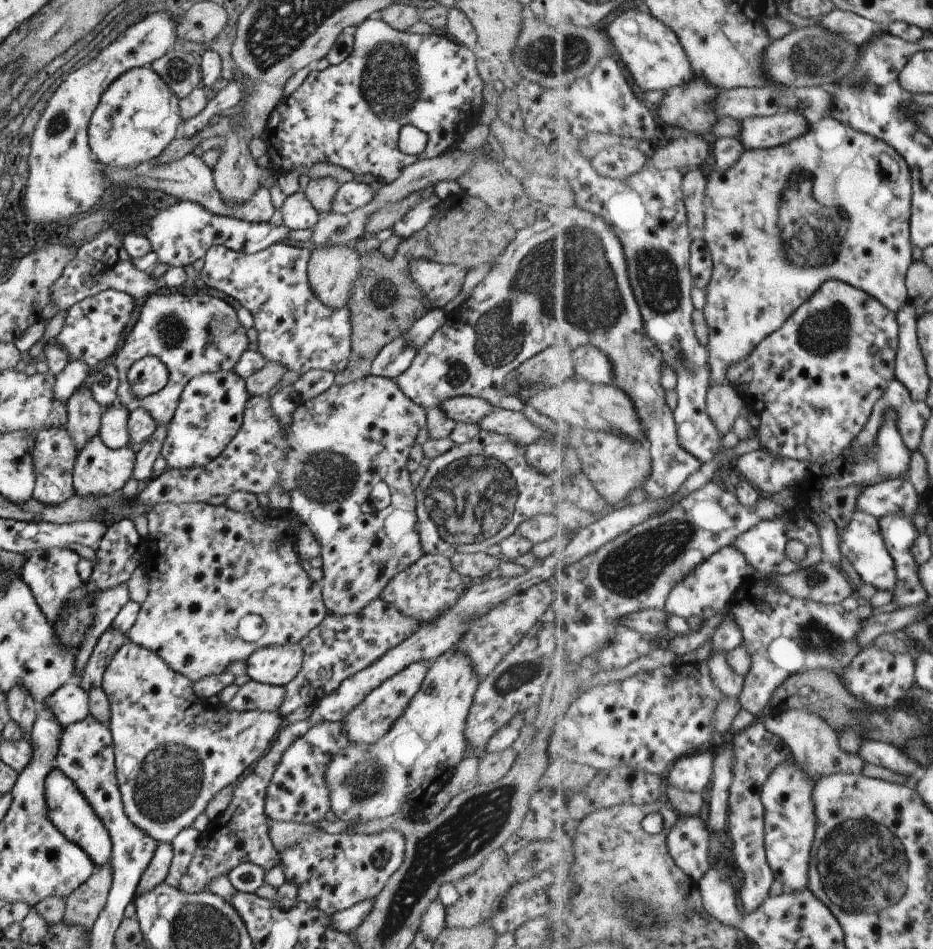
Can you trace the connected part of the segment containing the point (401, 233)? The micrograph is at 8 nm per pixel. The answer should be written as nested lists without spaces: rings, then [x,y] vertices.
[[[431,194],[427,199],[421,199],[409,212],[404,214],[390,229],[398,239],[408,239],[412,234],[420,231],[432,217],[433,207],[440,200]]]

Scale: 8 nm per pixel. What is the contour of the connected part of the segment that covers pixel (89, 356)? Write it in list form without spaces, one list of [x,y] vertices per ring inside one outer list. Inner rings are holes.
[[[113,289],[98,292],[85,297],[66,310],[66,319],[61,330],[53,337],[67,352],[68,362],[79,359],[88,366],[91,374],[115,352],[117,342],[121,340],[121,332],[131,318],[133,298],[128,294]]]

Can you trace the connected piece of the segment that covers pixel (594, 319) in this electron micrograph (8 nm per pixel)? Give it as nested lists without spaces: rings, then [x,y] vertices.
[[[539,204],[535,222],[516,231],[515,236],[494,258],[489,272],[473,288],[471,295],[458,307],[446,312],[445,322],[416,350],[411,364],[396,376],[395,382],[411,402],[417,403],[424,410],[437,406],[442,400],[469,395],[487,401],[492,407],[519,411],[521,401],[506,390],[510,372],[549,345],[569,343],[569,332],[577,324],[593,330],[589,342],[607,353],[614,362],[614,384],[626,390],[634,400],[638,415],[644,424],[646,447],[652,462],[652,472],[643,486],[645,501],[669,499],[681,490],[681,486],[689,480],[693,472],[701,468],[702,462],[682,445],[678,437],[678,422],[674,410],[665,402],[666,388],[662,385],[665,362],[663,351],[646,333],[642,309],[630,281],[626,248],[618,232],[603,215],[583,208]]]

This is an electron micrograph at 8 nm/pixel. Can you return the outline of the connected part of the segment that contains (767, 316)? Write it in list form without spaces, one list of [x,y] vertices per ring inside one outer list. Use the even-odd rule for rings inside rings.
[[[831,116],[822,118],[820,121],[810,124],[810,132],[802,137],[799,137],[795,141],[791,141],[789,144],[776,146],[770,149],[747,149],[742,154],[740,161],[729,168],[729,170],[709,169],[708,171],[708,187],[706,190],[706,233],[704,236],[705,242],[710,246],[714,259],[714,273],[710,280],[709,286],[706,291],[706,303],[703,307],[710,330],[710,341],[708,349],[710,350],[710,367],[712,370],[712,382],[711,386],[727,382],[727,373],[729,367],[732,364],[738,363],[745,357],[748,357],[753,350],[757,349],[763,341],[766,340],[770,334],[773,334],[776,330],[779,330],[795,313],[799,308],[809,301],[811,297],[821,288],[826,281],[843,281],[867,291],[870,295],[874,295],[879,299],[889,310],[898,313],[906,305],[911,304],[908,286],[906,283],[908,270],[913,264],[913,246],[911,234],[911,217],[913,206],[913,178],[910,171],[910,166],[903,158],[902,154],[899,154],[898,150],[895,150],[890,143],[877,138],[875,135],[864,133],[863,131],[855,130],[850,124],[843,124],[840,120],[834,119]],[[883,154],[889,154],[891,160],[895,160],[899,164],[899,172],[895,172],[897,176],[893,178],[891,172],[887,174],[883,170],[883,164],[881,164],[881,156]]]

